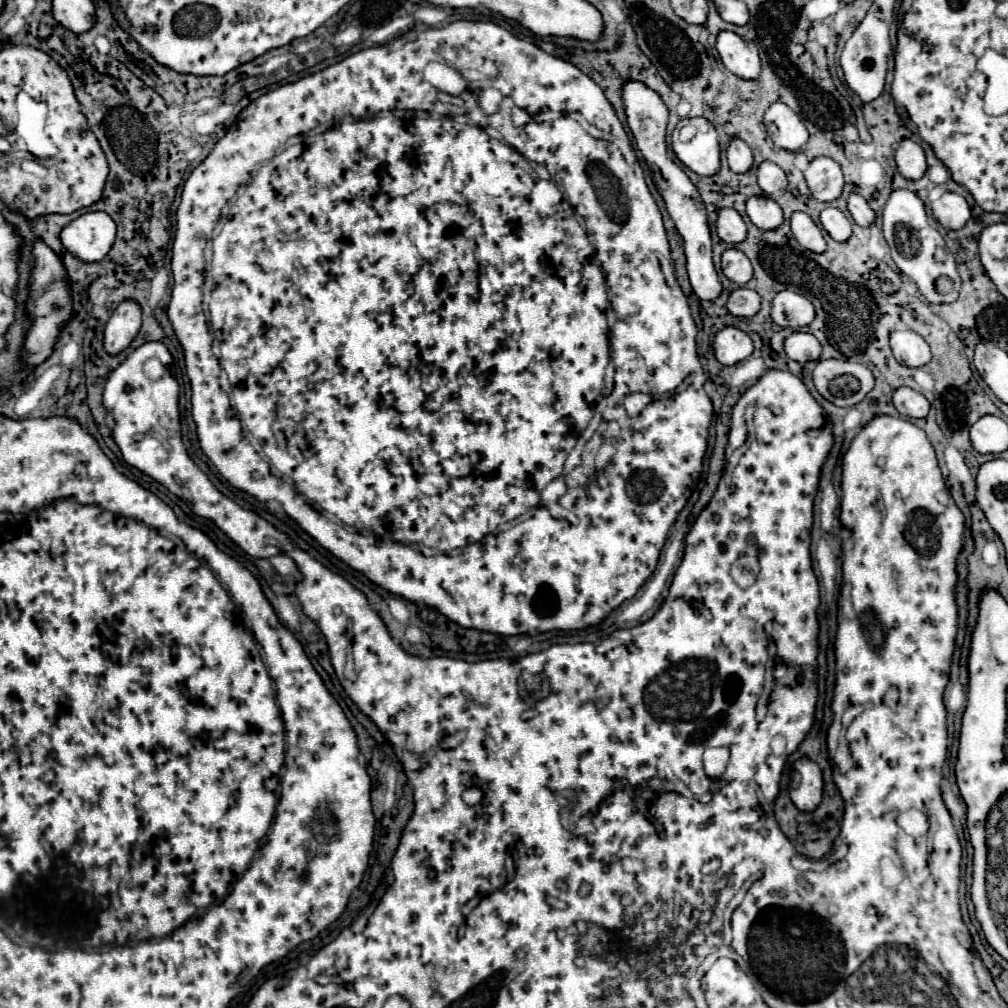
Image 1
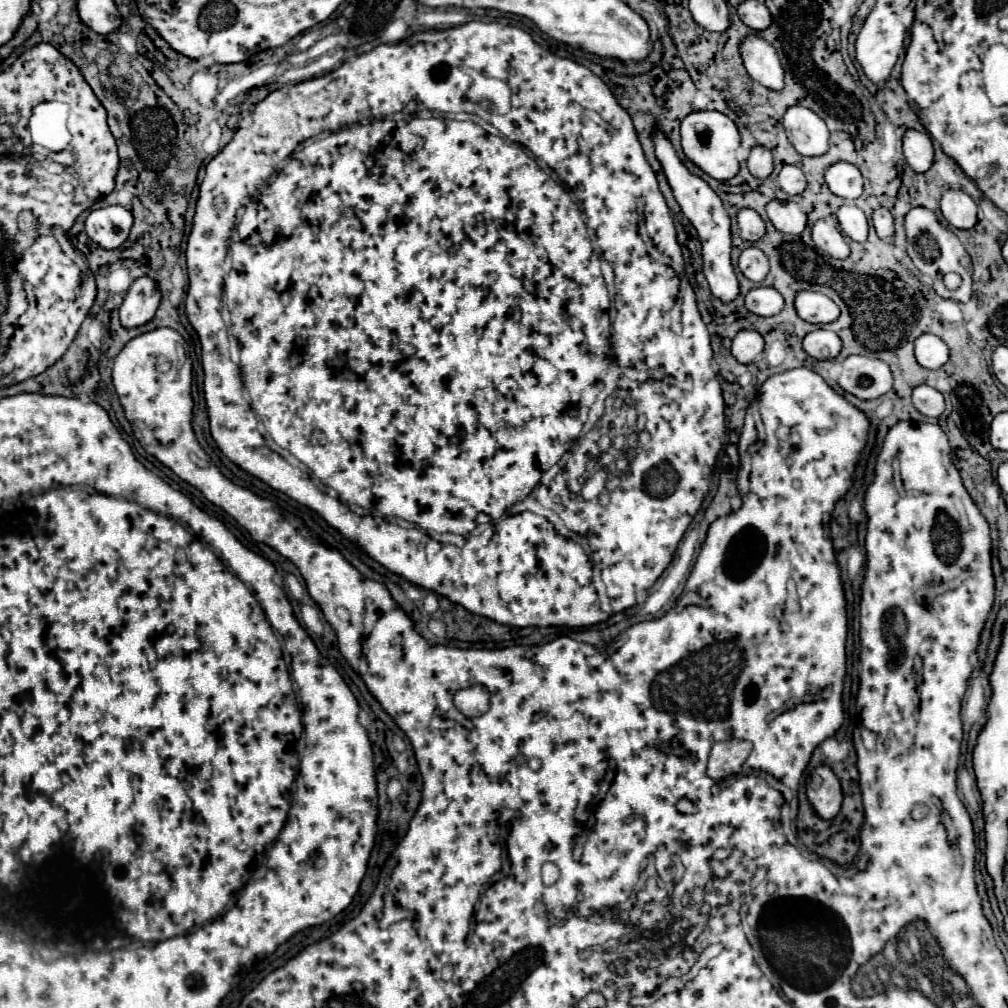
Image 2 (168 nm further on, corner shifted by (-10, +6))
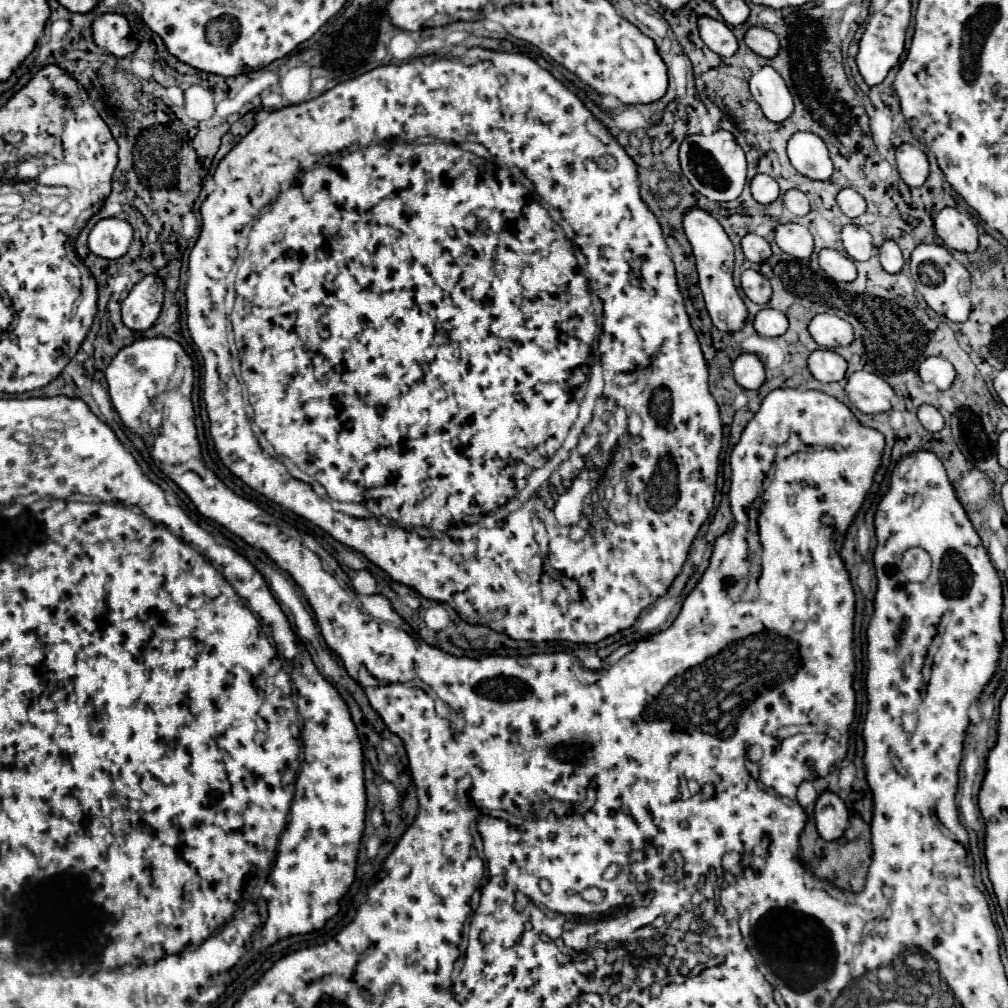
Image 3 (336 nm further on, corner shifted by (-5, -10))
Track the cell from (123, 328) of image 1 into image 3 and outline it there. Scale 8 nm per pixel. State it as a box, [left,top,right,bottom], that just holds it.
[121,276,165,330]

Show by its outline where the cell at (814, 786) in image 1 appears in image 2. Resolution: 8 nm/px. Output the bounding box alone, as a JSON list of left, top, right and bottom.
[806,766,842,820]

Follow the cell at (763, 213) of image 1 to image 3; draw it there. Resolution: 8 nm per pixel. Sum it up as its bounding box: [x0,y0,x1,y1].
[775,224,813,258]

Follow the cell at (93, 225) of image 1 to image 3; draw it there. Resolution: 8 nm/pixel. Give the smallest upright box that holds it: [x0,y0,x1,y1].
[89,218,133,260]

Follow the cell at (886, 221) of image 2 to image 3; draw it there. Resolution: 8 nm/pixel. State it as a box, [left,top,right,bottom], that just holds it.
[879,240,903,274]

